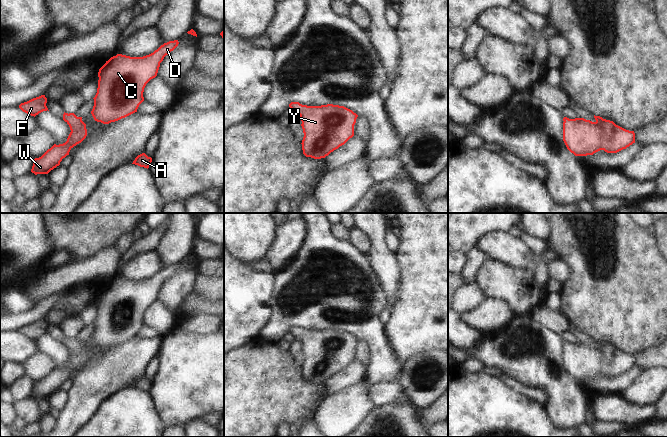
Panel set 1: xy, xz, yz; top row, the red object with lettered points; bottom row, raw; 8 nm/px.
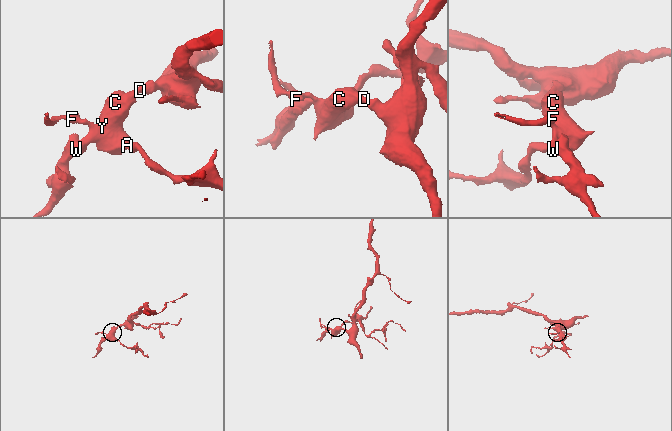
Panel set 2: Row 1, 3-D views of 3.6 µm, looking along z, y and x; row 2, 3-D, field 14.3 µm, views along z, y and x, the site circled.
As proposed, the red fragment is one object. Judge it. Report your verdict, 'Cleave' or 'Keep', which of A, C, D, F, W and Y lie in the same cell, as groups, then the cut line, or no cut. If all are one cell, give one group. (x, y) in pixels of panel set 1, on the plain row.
Keep. Groups: A C D F W Y. No split

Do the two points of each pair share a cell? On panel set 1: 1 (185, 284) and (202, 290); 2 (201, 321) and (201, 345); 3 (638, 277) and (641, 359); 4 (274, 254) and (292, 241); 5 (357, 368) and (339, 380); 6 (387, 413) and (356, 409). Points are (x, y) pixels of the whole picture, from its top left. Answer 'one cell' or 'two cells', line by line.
1: two cells
2: two cells
3: two cells
4: one cell
5: one cell
6: two cells

